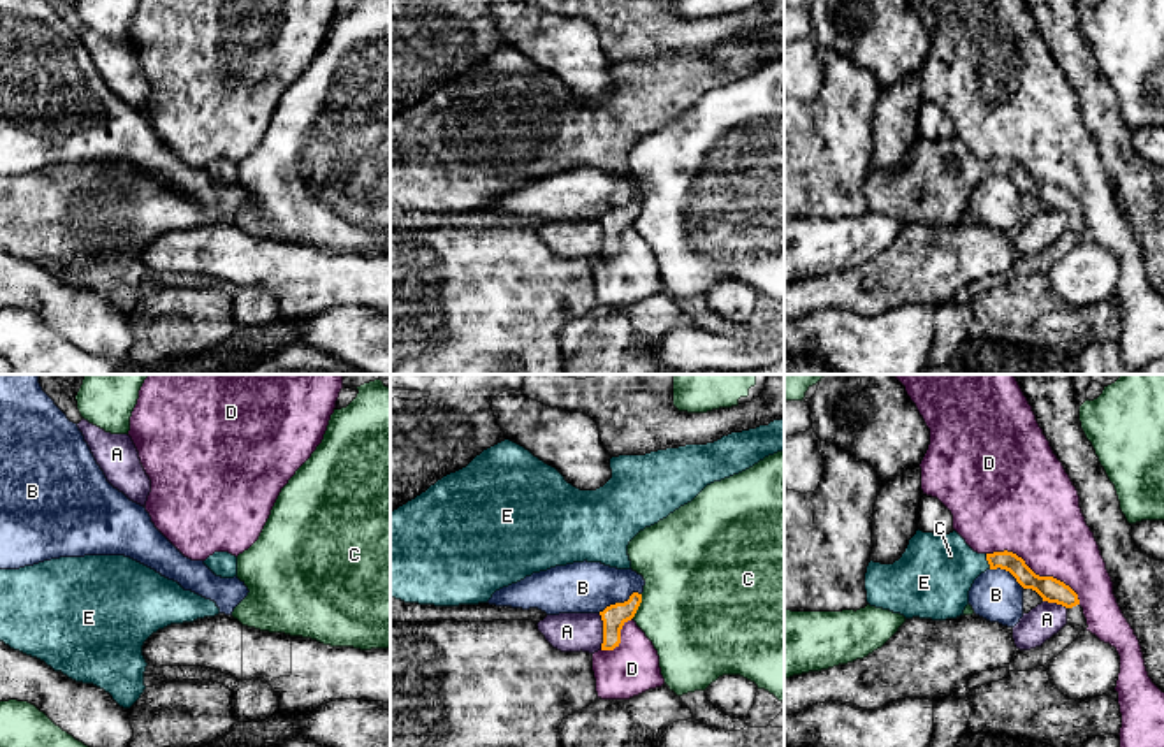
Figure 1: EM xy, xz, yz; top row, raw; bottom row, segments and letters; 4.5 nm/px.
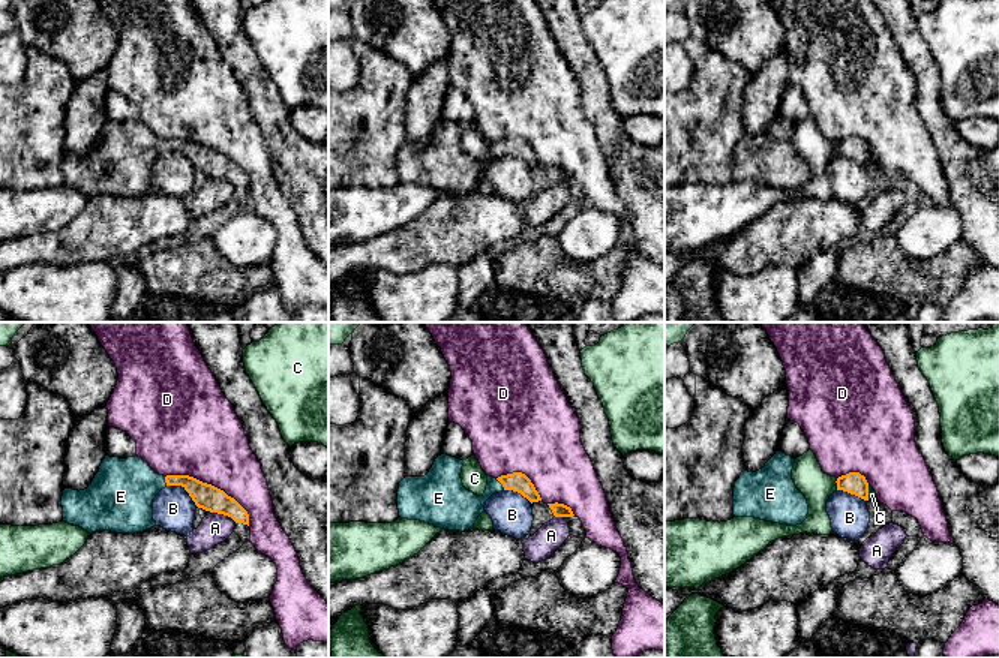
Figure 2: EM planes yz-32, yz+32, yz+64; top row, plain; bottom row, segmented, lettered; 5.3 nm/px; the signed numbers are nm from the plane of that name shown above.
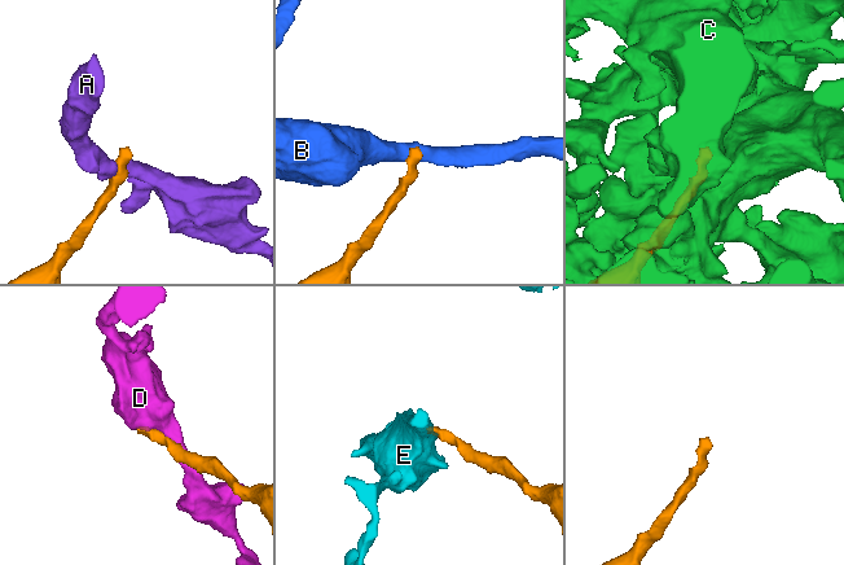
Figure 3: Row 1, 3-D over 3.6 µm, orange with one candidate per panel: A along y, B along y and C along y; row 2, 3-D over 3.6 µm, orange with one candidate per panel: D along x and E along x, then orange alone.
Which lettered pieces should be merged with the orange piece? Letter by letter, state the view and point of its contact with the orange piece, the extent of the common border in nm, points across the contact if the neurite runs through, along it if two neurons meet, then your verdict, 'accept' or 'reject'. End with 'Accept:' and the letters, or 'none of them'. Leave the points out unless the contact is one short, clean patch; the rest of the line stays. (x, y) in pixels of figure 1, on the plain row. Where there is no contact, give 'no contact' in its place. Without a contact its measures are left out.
A: xz (603, 238) | 160 nm | along xz (598, 220), (602, 227), (602, 253) | reject
B: xz (619, 210) | 220 nm | along xz (640, 199), (633, 199), (626, 206), (611, 210), (598, 218) | reject
C: xz (639, 211) | 120 nm | reject
D: yz (1034, 180) | 500 nm | reject
E: yz (987, 166) | 80 nm | across yz (1025, 183), (1010, 167), (987, 166), (967, 171), (939, 192) | accept
Accept: E

